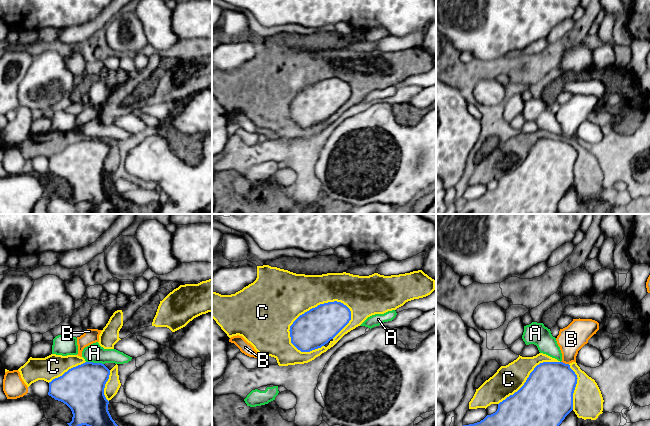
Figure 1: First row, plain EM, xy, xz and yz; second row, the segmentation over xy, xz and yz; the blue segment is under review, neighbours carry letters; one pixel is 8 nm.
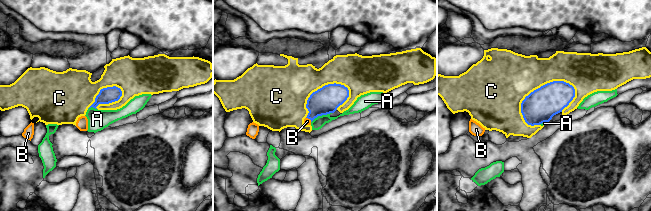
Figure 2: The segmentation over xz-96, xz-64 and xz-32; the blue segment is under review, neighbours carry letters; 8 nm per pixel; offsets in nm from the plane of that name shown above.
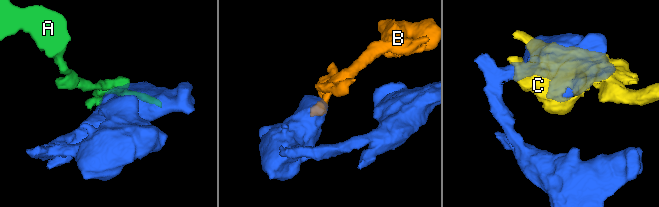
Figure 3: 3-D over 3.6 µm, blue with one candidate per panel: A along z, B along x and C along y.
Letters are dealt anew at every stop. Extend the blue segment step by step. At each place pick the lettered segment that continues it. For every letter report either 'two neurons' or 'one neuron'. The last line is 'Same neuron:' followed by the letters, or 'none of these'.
A: two neurons
B: two neurons
C: two neurons
Same neuron: none of these

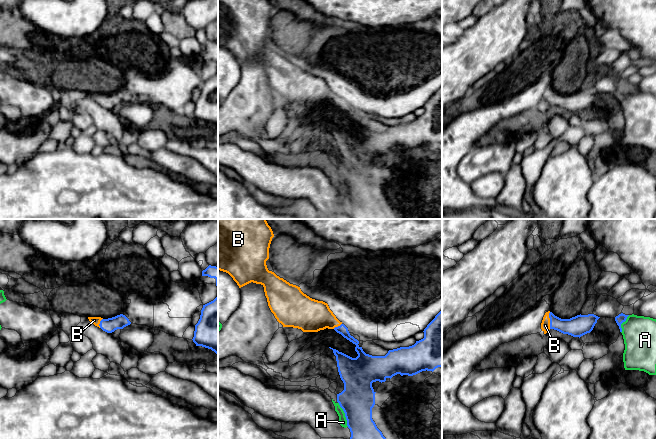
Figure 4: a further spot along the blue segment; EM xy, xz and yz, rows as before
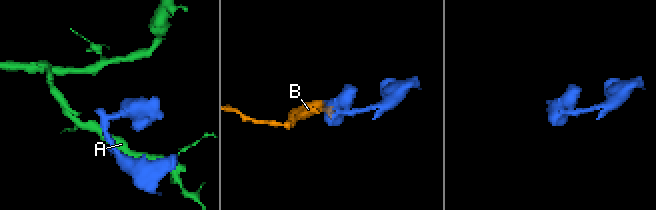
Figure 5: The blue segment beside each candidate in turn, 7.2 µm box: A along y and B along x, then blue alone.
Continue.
A: two neurons
B: one neuron
Same neuron: B

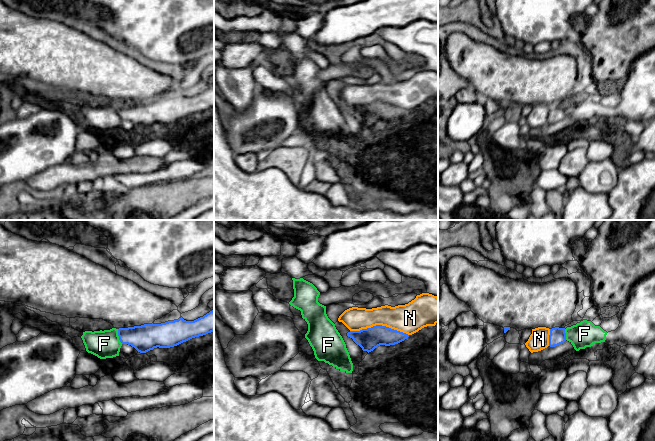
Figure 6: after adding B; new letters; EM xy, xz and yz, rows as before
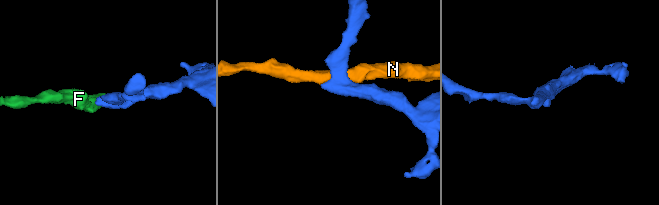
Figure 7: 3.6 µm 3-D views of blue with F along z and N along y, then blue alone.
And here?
F: two neurons
N: two neurons
Same neuron: none of these

